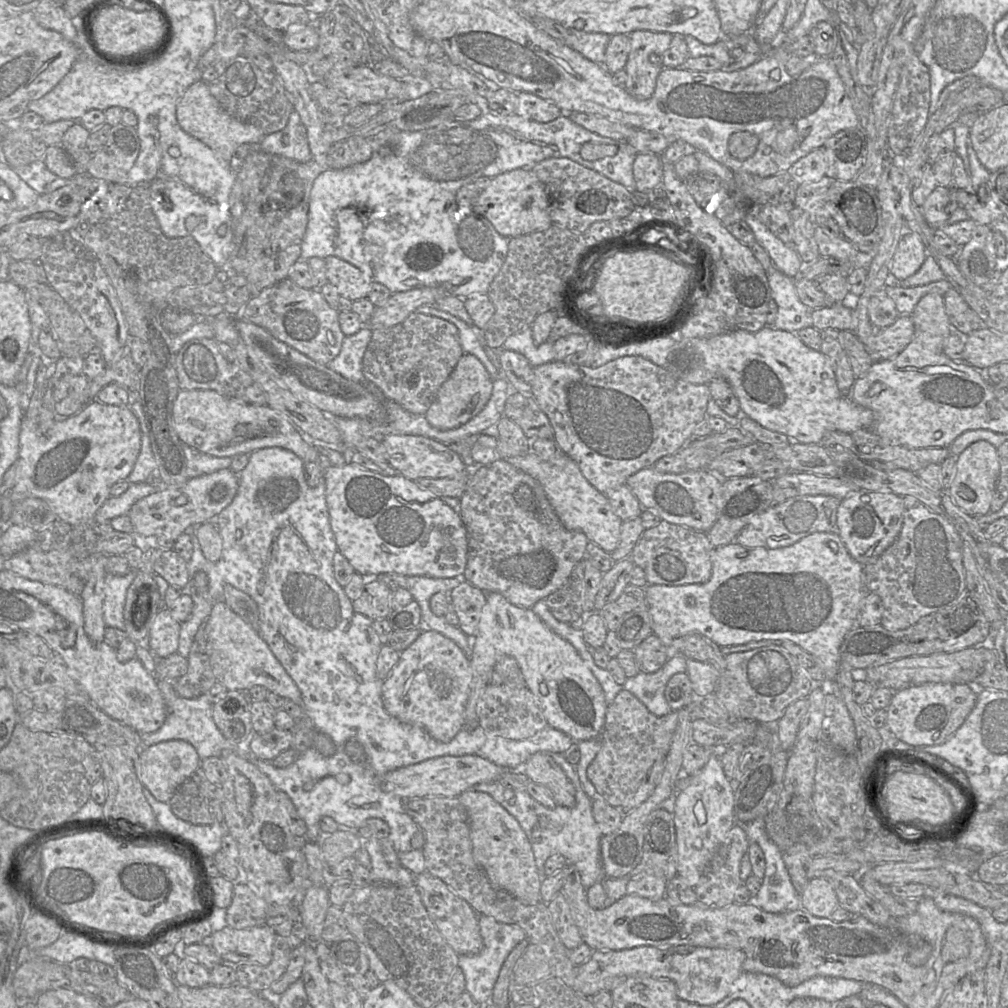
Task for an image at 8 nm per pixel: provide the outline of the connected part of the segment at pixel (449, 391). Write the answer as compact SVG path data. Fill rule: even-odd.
M464 353L448 379L439 388L435 399L424 414L427 421L440 430L458 428L475 417L489 401L493 379L483 363L474 355Z

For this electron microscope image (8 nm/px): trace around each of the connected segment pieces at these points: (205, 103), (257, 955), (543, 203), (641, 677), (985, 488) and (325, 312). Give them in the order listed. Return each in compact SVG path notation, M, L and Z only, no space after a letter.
M198 80L190 85L176 109L177 121L181 128L212 149L222 160L233 161L233 152L240 144L258 145L264 134L256 126L240 121L229 115L211 94L208 84Z
M267 925L244 929L226 926L201 944L208 944L224 961L265 966L271 961L274 940L275 932Z
M515 169L493 178L475 200L474 210L507 238L545 231L552 226L550 198L545 185L529 169Z
M673 656L667 659L664 666L654 673L641 673L628 678L624 691L633 694L637 699L645 702L657 717L666 716L672 712L665 697L666 685L670 678L678 673L686 673L687 659Z
M986 441L969 445L957 458L955 475L948 493L955 504L970 516L987 515L1000 473L997 448Z
M290 279L263 289L236 318L264 328L277 340L322 365L327 365L339 354L346 337L340 328L339 311L326 302L319 289L299 287Z

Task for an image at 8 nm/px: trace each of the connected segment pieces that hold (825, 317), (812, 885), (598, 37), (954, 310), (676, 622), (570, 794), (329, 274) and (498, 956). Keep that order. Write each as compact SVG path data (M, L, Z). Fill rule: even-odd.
M842 304L812 309L812 327L819 331L833 328L838 331L855 332L857 328L856 312Z
M810 879L799 896L802 909L819 918L829 918L839 907L836 893L828 879Z
M568 29L564 44L597 64L603 65L610 35Z
M951 287L944 295L946 314L954 332L964 335L985 327L978 314L967 304L962 295Z
M815 532L792 545L780 548L746 547L736 542L718 546L713 550L712 573L708 581L700 584L679 586L647 584L644 589L652 621L652 633L658 636L666 647L669 647L675 638L695 633L704 635L720 647L742 645L760 640L790 640L816 657L825 671L825 679L833 682L835 682L840 669L840 646L846 634L855 626L860 626L858 625L858 615L863 601L869 592L864 581L863 565L850 555L840 536L834 532ZM688 598L693 599L693 604L687 603Z
M538 752L530 756L523 766L523 773L530 781L543 786L556 806L572 807L575 805L575 788L551 754Z
M336 256L324 258L326 280L335 286L341 297L355 301L367 298L373 281L359 268Z
M480 915L478 921L483 949L474 956L459 955L458 968L465 976L466 992L477 1004L487 1004L491 1000L494 986L505 960L511 951L526 939L526 934L519 926L500 923L490 916Z

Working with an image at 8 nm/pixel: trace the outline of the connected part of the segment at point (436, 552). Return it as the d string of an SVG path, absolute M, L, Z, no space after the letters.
M351 462L329 465L324 473L330 525L338 551L355 571L370 578L383 573L435 578L462 577L467 564L467 530L460 513L441 497L400 474L385 476Z

